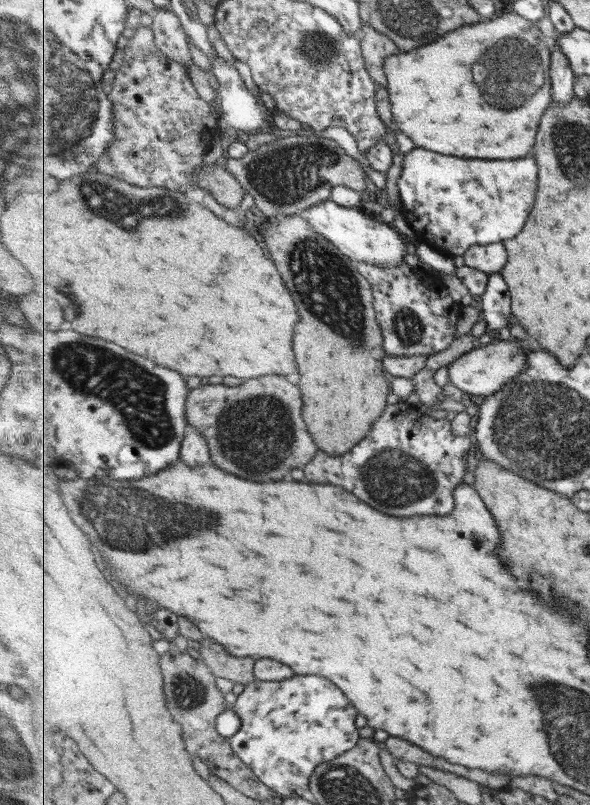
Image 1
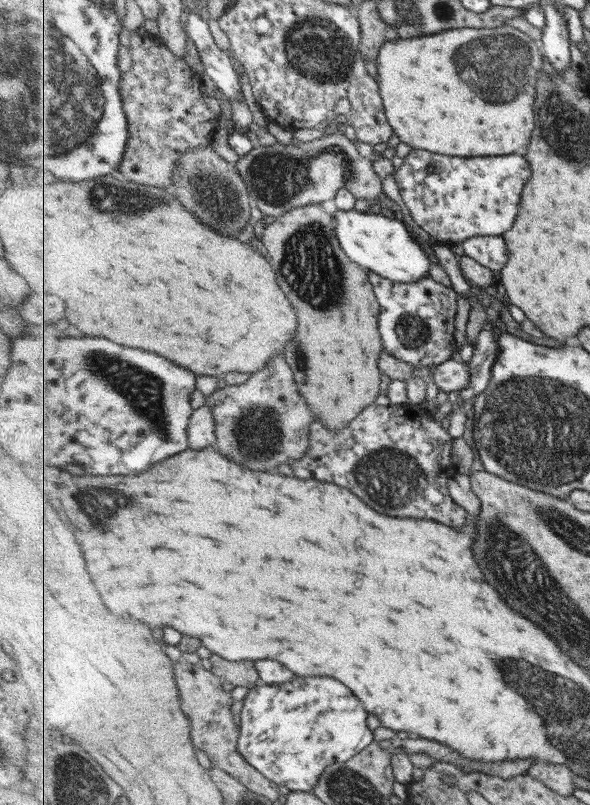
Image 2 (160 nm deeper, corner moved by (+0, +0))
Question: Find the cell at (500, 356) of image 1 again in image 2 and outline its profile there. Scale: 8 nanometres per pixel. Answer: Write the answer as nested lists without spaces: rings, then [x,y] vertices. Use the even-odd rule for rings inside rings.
[[[454,357],[440,365],[434,365],[431,378],[441,392],[452,393],[468,387],[470,383],[470,366]]]

